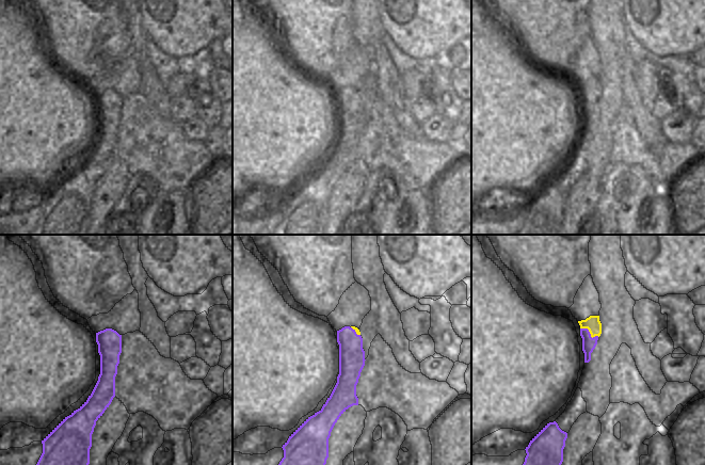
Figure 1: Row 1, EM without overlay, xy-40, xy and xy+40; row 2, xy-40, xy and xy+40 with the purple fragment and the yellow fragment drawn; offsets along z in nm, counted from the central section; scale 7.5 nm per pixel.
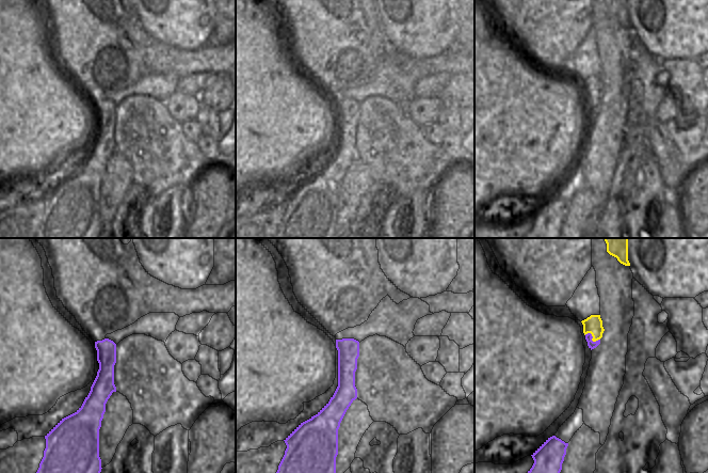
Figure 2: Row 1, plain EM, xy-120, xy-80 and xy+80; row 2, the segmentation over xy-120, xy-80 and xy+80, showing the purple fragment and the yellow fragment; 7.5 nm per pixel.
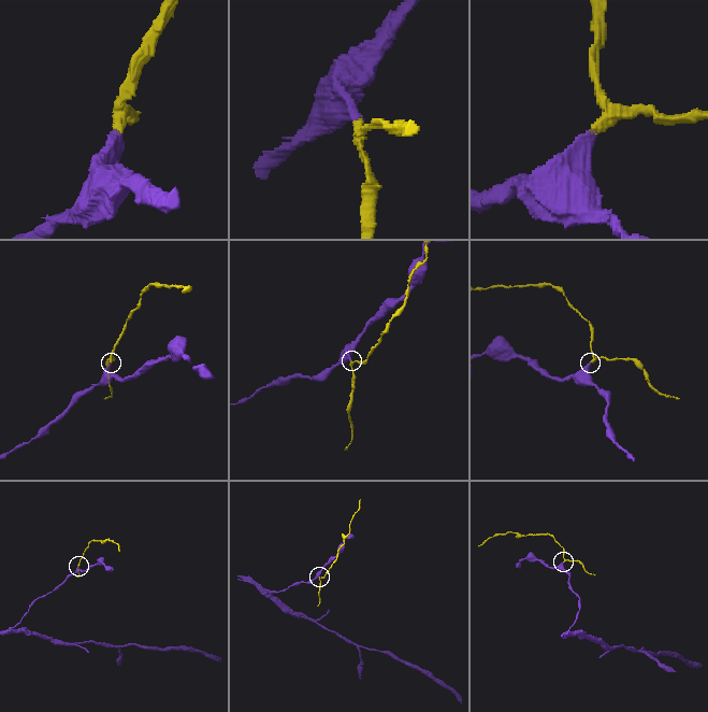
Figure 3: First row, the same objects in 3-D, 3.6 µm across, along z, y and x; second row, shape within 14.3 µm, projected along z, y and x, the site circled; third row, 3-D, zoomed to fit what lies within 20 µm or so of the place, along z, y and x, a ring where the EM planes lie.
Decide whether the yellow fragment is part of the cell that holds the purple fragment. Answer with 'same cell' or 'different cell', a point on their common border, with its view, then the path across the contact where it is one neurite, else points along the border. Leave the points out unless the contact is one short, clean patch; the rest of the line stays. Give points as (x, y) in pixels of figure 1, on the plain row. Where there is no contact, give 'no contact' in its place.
different cell; meets purple in xy+40 at (589, 94); border along xy+40 (580, 89), (586, 89), (592, 98), (598, 97)

